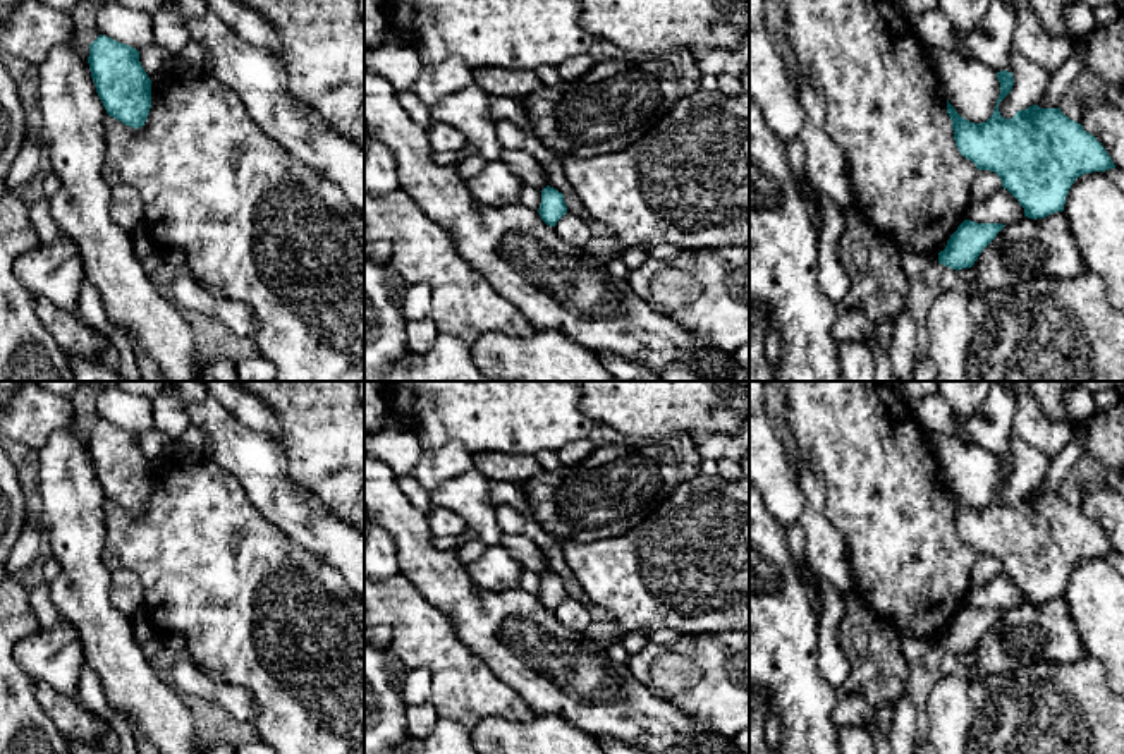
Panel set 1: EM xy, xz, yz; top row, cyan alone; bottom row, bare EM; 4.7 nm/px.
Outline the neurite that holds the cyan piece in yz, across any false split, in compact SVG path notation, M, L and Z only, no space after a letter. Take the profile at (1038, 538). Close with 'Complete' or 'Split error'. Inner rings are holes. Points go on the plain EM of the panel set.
M1000 455L997 464L1000 479L987 507L962 503L949 484L947 498L959 538L978 555L995 556L1024 593L1024 601L1036 605L1064 596L1078 562L1115 553L1102 527L1060 493L1033 489L1004 503L999 488L1011 477L1014 462Z. Complete

